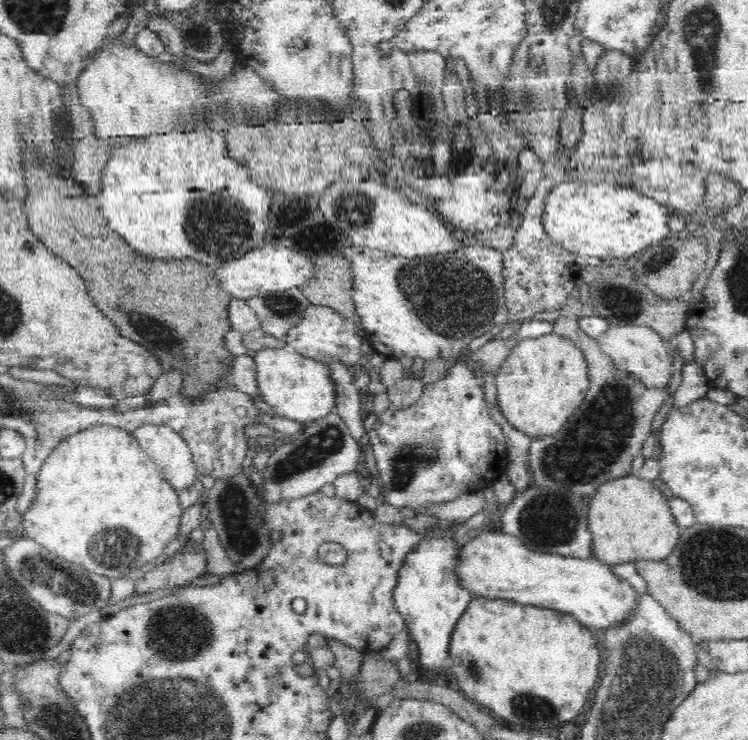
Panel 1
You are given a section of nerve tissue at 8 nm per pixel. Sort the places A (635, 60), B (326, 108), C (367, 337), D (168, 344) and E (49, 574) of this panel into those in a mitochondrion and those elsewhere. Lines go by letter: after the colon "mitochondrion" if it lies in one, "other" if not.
A: other
B: other
C: other
D: mitochondrion
E: mitochondrion

